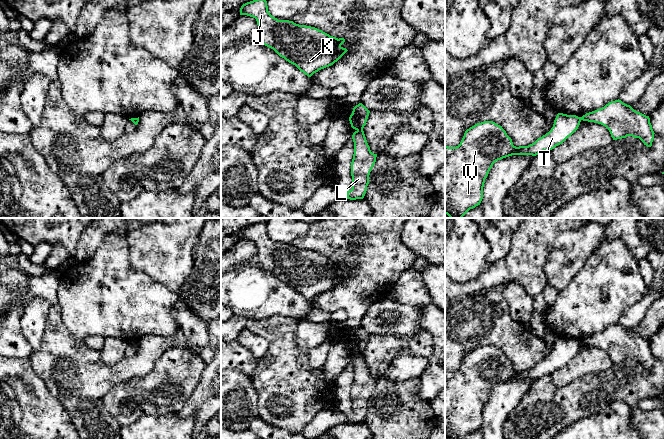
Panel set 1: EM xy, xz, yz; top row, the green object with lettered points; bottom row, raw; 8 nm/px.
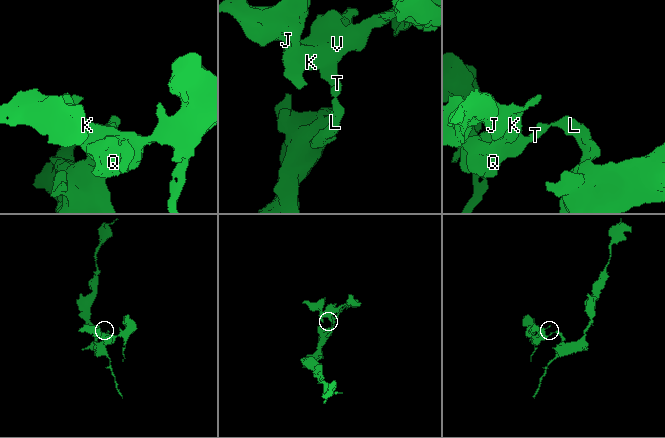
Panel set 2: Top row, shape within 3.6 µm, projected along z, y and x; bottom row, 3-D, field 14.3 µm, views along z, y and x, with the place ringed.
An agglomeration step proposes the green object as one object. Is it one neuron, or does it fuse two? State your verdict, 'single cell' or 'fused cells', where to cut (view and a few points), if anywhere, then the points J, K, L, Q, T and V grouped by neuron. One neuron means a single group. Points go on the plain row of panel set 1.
fused cells; cut in xz along (357, 353), (362, 354); J K Q T V / L

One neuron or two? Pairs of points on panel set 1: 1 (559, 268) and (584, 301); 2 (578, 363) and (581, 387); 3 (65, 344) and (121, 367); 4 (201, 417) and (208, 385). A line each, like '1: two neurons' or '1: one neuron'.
1: two neurons
2: two neurons
3: one neuron
4: one neuron

